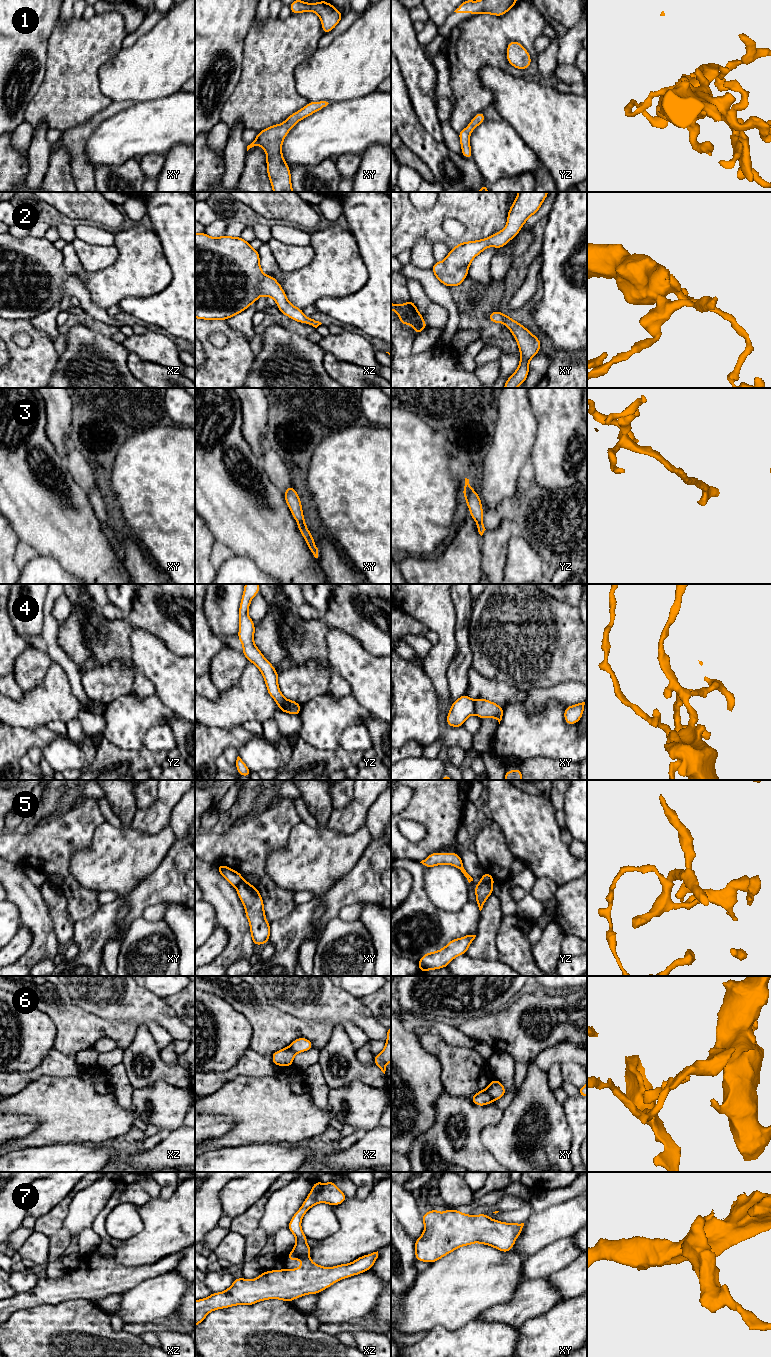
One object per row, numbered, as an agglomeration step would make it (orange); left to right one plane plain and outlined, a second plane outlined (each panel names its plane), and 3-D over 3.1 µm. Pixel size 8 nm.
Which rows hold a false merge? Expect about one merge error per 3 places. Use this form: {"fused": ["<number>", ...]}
{"fused": ["4", "5", "6"]}

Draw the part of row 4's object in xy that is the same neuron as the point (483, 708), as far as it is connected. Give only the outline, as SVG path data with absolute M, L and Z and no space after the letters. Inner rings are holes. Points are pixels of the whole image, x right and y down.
M483 698L474 700L474 714L481 719L492 717L496 719L499 724L503 718L503 707L500 707L494 702Z

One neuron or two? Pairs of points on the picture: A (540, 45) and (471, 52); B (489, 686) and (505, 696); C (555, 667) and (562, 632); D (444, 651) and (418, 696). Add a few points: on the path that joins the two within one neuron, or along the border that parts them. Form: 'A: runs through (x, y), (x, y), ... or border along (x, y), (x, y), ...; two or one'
A: border along (541, 33), (534, 42), (536, 53); two
B: runs through (493, 690), (501, 693); one
C: runs through (555, 658), (556, 644), (559, 641); one
D: border along (421, 667), (432, 684), (437, 700); two

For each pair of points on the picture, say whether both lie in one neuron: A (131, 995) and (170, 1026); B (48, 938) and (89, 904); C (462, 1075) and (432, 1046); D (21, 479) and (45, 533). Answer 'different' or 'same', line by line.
A: same
B: different
C: same
D: same

